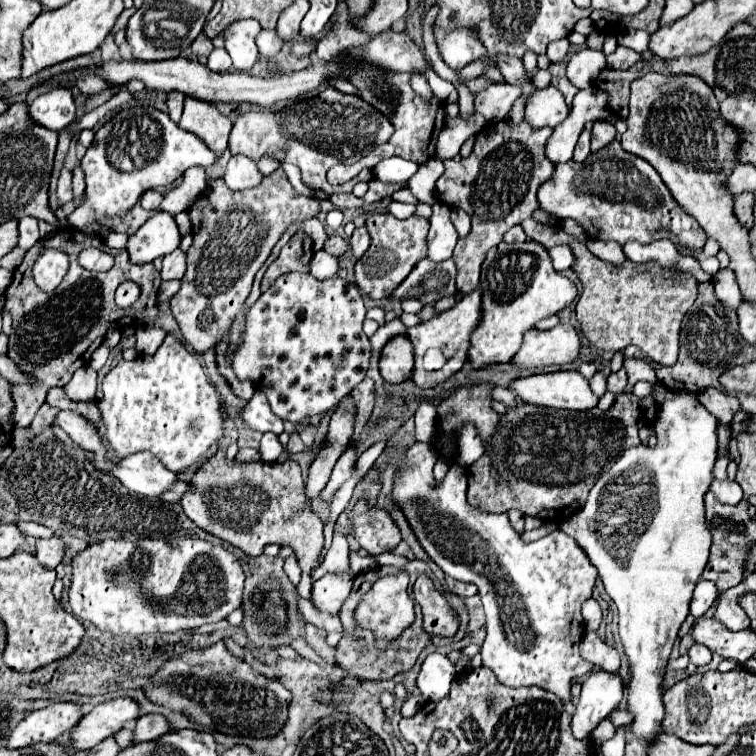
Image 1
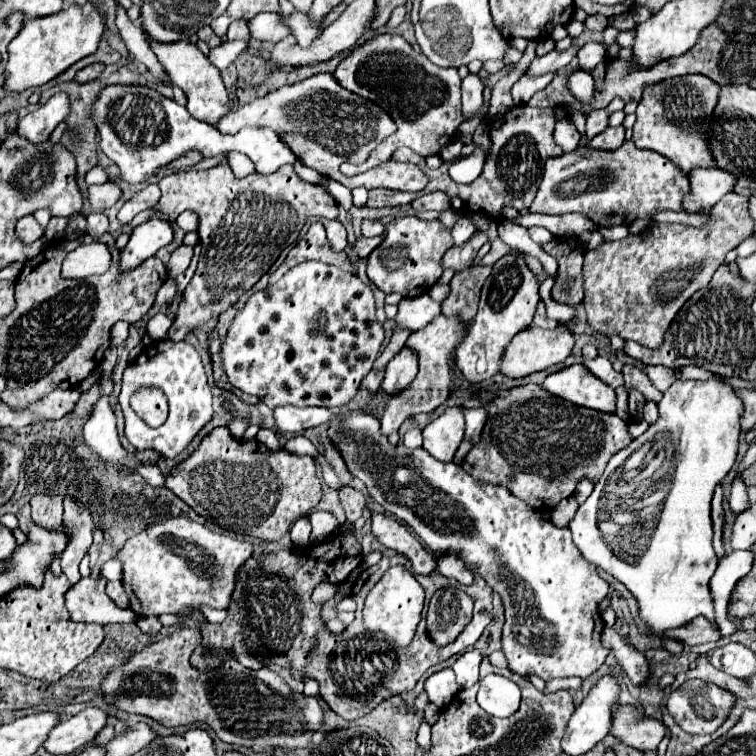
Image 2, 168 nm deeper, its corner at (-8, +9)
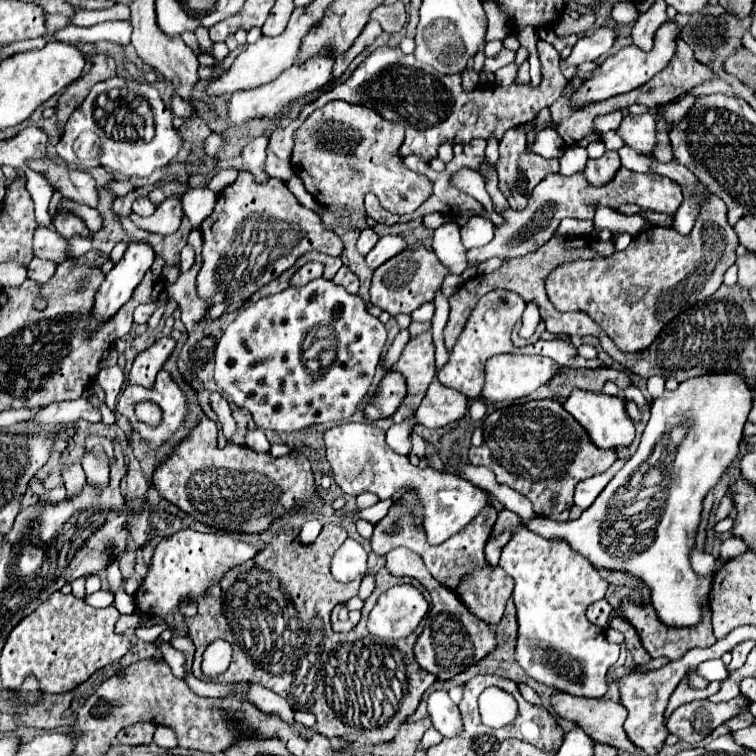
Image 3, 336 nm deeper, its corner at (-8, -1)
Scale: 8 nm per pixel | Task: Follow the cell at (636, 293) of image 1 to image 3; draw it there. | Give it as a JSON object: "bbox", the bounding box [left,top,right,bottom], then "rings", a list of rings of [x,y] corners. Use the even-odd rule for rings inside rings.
{"bbox":[546,183,738,352],"rings":[[[702,183],[697,184],[694,193],[704,200],[708,196],[708,204],[703,206],[702,216],[696,220],[688,236],[676,232],[674,228],[648,228],[642,234],[634,236],[634,240],[626,250],[620,252],[616,250],[608,258],[577,260],[558,266],[546,280],[546,292],[552,304],[560,312],[570,312],[570,310],[586,312],[592,320],[596,320],[596,324],[614,340],[614,344],[622,352],[646,350],[660,334],[660,330],[672,318],[676,318],[676,314],[688,310],[690,306],[694,306],[704,298],[710,298],[720,288],[724,272],[736,262],[738,236],[734,234],[734,228],[728,224],[726,204],[712,192],[708,192]]]}

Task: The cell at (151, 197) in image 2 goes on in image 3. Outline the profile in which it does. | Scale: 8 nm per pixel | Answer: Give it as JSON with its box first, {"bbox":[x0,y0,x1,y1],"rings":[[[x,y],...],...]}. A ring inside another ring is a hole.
{"bbox":[132,198,156,216],"rings":[[[136,198],[136,202],[134,202],[134,206],[132,206],[132,210],[136,212],[136,214],[140,214],[140,216],[150,216],[154,210],[156,210],[156,206],[148,200],[148,198]]]}

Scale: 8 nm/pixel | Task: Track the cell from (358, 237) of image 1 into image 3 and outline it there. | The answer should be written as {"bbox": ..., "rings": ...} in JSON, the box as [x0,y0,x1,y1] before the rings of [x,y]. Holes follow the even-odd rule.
{"bbox":[356,228,378,254],"rings":[[[364,228],[364,230],[360,232],[358,244],[356,244],[358,252],[360,252],[360,254],[368,254],[370,248],[376,244],[376,240],[378,240],[378,234],[376,234],[372,228]]]}

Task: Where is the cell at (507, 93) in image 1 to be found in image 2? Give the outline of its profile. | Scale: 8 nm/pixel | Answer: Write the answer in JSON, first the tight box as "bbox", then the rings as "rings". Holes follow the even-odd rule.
{"bbox":[528,44,580,74],"rings":[[[572,44],[568,50],[552,50],[550,54],[546,56],[540,56],[540,58],[534,58],[534,62],[530,64],[528,68],[528,74],[546,74],[546,72],[558,72],[562,70],[564,66],[570,64],[570,60],[576,56],[576,52],[580,50],[580,46]]]}

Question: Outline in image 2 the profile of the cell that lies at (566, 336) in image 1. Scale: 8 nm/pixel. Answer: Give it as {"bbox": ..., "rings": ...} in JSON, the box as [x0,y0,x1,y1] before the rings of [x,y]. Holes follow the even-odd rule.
{"bbox":[500,324,574,378],"rings":[[[558,324],[554,330],[542,330],[538,326],[530,326],[528,330],[518,332],[512,338],[512,342],[508,344],[508,348],[504,350],[504,362],[500,364],[500,372],[508,378],[530,376],[530,374],[546,370],[558,362],[564,362],[570,356],[572,346],[574,346],[572,332],[564,324]]]}

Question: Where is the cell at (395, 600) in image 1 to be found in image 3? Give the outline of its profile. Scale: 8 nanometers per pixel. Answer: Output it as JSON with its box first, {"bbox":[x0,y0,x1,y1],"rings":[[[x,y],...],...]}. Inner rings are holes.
{"bbox":[368,584,428,640],"rings":[[[398,584],[380,594],[376,606],[368,616],[368,632],[375,640],[400,640],[408,638],[424,614],[428,602],[412,584]]]}

